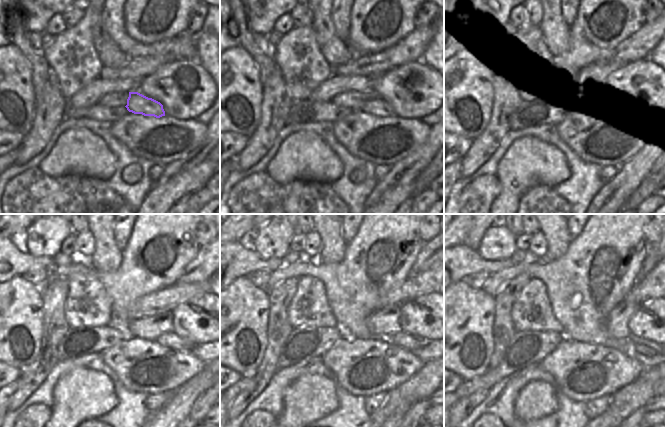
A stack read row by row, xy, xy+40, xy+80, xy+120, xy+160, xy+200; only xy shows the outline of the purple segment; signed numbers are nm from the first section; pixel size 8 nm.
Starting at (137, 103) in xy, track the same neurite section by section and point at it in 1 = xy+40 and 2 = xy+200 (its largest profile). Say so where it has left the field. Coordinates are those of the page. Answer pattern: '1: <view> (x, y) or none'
1: xy+40 (377, 107)
2: xy+200 (641, 349)

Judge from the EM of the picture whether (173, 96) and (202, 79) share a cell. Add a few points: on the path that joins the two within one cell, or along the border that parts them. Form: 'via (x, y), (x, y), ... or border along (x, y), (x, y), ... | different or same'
via (184, 104), (190, 105), (204, 90) | same

